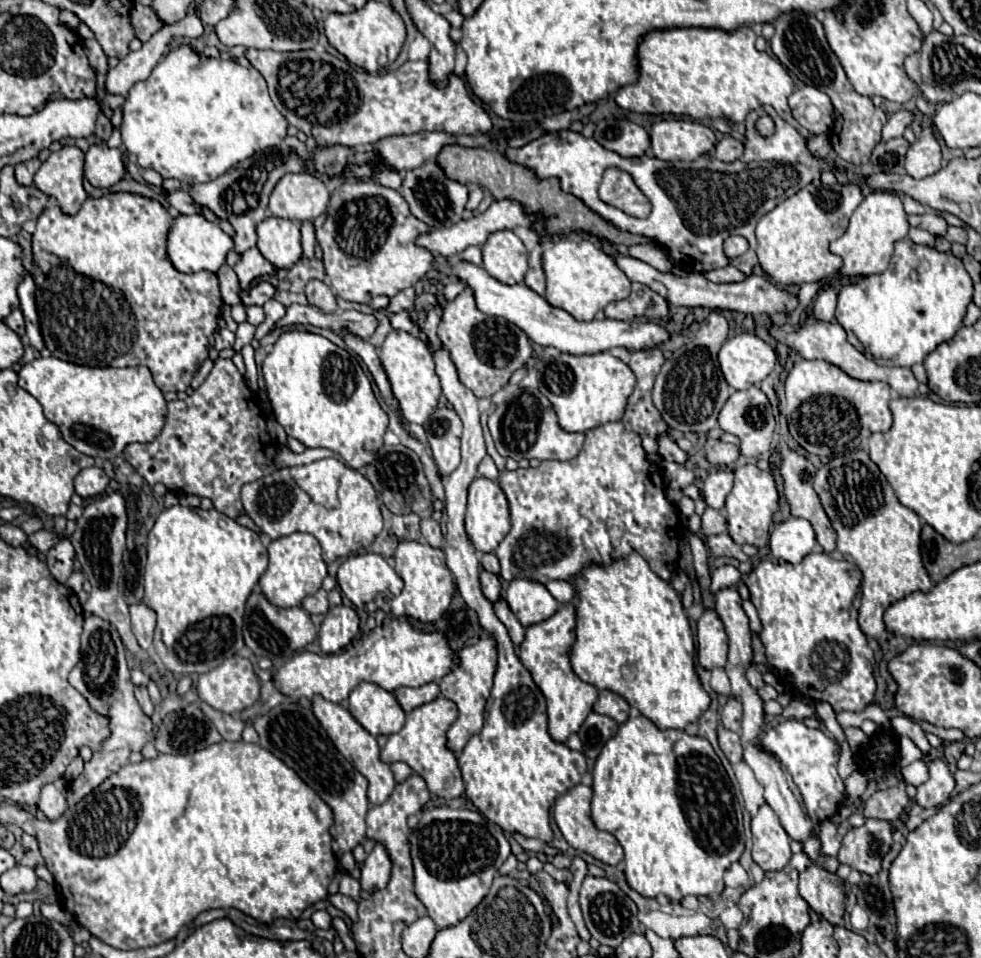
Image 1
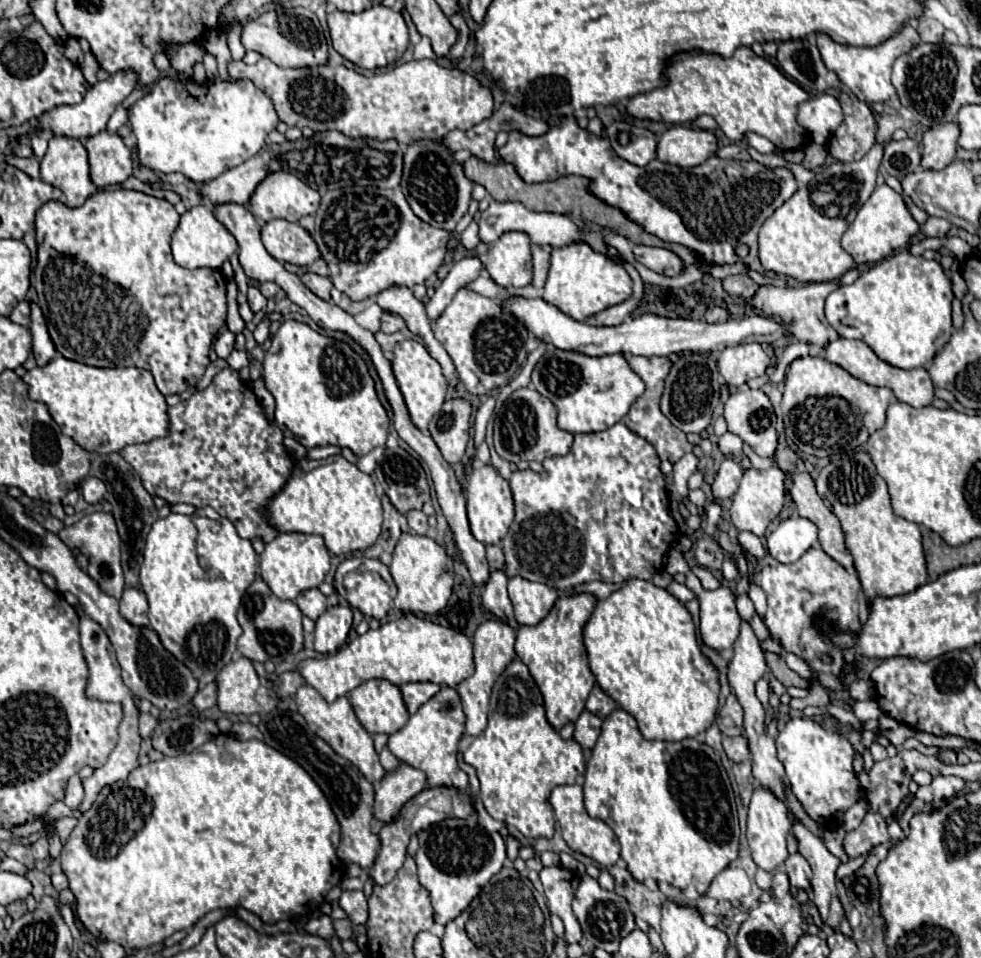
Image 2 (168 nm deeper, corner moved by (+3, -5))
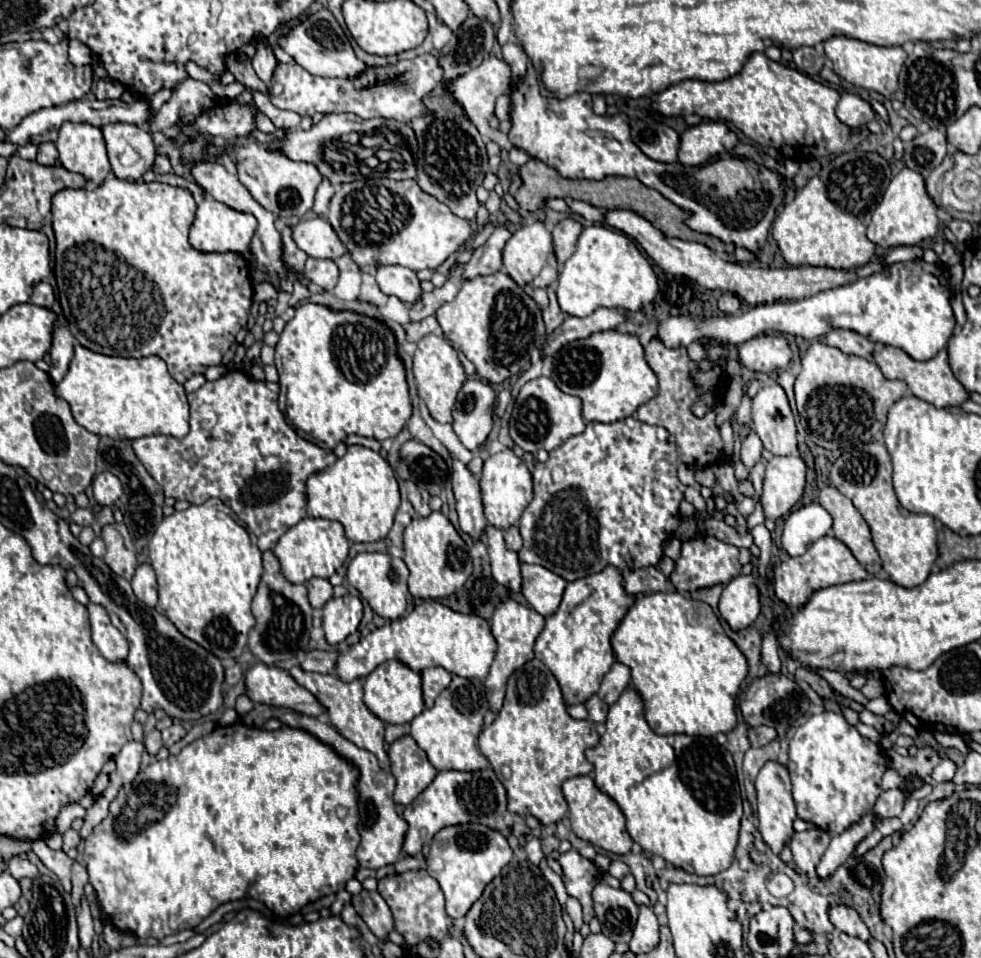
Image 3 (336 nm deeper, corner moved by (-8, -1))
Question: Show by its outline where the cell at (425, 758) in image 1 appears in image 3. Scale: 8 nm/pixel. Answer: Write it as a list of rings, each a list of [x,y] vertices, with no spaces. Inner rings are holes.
[[[453,677],[449,687],[435,699],[431,709],[425,709],[411,721],[409,735],[415,743],[427,753],[431,765],[439,771],[455,769],[455,771],[481,771],[487,767],[487,759],[475,747],[475,739],[481,733],[483,717],[487,713],[485,687],[479,679],[475,683],[471,679]]]

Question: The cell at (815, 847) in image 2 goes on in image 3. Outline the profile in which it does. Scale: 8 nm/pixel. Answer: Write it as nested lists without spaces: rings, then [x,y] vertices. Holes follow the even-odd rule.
[[[831,905],[829,907],[829,919],[837,931],[843,931],[851,937],[859,937],[863,941],[867,941],[871,937],[869,929],[863,923],[863,919],[859,917],[859,913],[849,905]]]

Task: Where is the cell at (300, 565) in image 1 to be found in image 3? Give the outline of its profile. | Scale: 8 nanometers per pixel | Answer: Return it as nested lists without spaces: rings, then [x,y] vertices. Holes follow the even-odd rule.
[[[301,519],[297,525],[293,525],[277,543],[273,549],[275,557],[279,559],[281,571],[289,583],[307,583],[313,577],[329,579],[347,559],[349,553],[349,541],[343,535],[343,525],[337,521],[327,519]]]

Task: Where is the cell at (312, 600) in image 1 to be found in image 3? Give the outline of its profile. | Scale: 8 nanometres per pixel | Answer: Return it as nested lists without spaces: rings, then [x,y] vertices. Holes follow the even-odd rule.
[[[309,579],[305,587],[309,591],[311,607],[323,607],[333,597],[333,585],[327,579]]]

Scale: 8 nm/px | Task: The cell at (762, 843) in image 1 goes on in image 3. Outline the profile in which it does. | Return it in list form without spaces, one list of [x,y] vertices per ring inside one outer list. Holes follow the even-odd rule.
[[[765,763],[755,781],[757,787],[757,817],[759,817],[759,833],[769,849],[779,855],[785,845],[789,845],[793,837],[793,821],[795,821],[795,801],[791,799],[791,781],[789,773],[779,763]]]

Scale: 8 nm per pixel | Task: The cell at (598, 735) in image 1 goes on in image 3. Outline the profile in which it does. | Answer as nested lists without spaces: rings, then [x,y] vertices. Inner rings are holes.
[[[593,695],[587,703],[585,703],[587,711],[589,711],[589,721],[593,723],[605,723],[607,719],[607,711],[609,711],[609,705],[603,703],[597,695]]]

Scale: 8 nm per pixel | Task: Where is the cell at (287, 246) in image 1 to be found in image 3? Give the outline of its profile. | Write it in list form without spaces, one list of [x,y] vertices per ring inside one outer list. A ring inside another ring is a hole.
[[[313,217],[297,225],[291,225],[291,235],[295,239],[295,245],[309,257],[337,259],[345,253],[345,247],[341,245],[333,227],[321,217]]]

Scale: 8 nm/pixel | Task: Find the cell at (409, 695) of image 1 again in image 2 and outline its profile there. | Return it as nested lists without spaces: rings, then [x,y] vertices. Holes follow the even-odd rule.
[[[428,681],[426,683],[404,683],[400,689],[402,689],[408,711],[416,713],[420,705],[424,705],[428,699],[432,699],[440,691],[440,685],[428,683]]]

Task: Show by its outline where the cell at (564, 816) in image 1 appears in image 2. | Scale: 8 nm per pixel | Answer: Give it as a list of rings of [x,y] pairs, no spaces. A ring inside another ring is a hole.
[[[560,785],[552,791],[550,795],[550,803],[554,807],[556,813],[556,821],[562,827],[562,837],[568,843],[568,847],[572,851],[578,851],[594,861],[598,861],[602,867],[612,867],[618,857],[620,857],[620,843],[614,835],[614,831],[602,821],[602,819],[594,819],[586,813],[584,809],[584,795],[582,795],[582,787],[580,785]]]

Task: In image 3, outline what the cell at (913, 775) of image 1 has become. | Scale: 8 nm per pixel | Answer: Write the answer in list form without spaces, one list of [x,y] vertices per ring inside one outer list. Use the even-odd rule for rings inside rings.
[[[943,759],[935,769],[933,769],[933,773],[931,773],[931,777],[933,777],[933,781],[935,783],[943,783],[943,781],[951,781],[953,779],[953,775],[955,775],[955,769],[957,769],[957,765],[953,763],[953,761],[949,761],[949,759]]]

